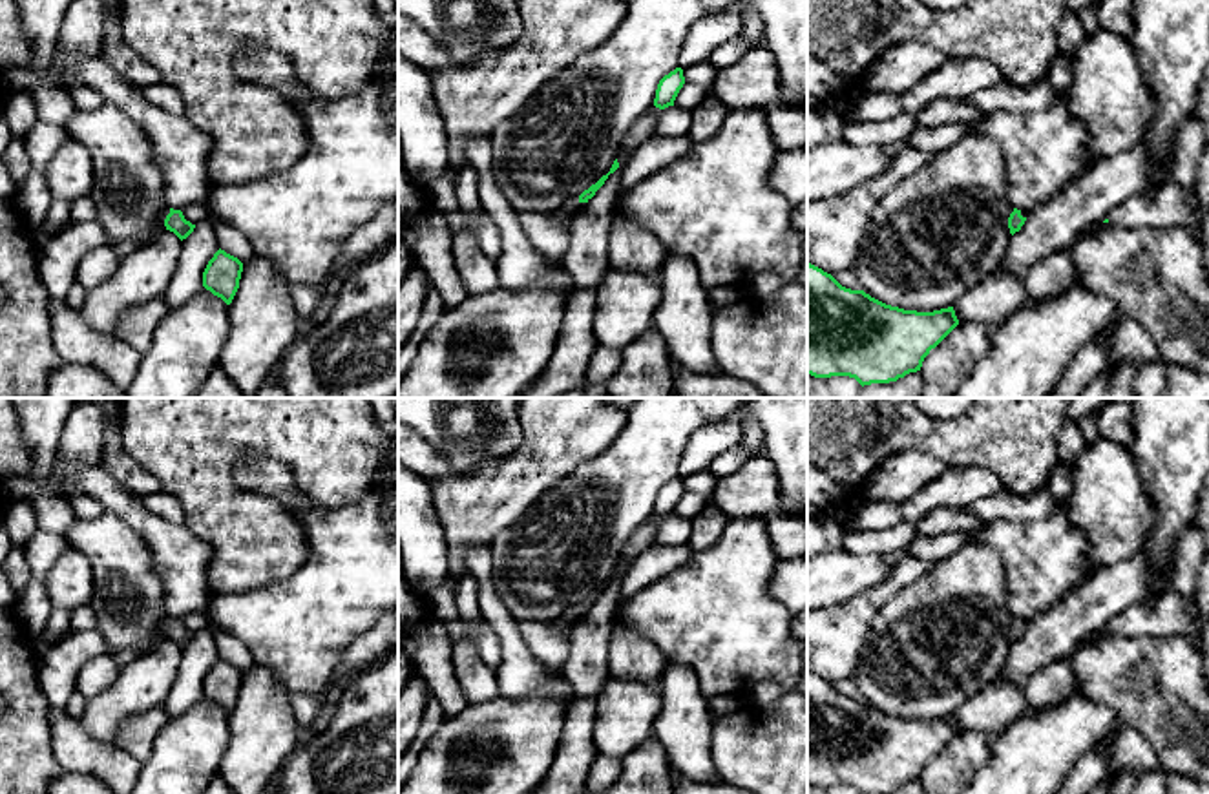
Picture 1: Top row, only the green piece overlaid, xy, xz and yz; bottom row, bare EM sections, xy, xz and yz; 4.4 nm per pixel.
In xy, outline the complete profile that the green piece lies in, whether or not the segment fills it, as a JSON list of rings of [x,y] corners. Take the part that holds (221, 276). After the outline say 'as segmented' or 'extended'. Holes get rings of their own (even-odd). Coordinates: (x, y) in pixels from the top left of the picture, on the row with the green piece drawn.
[[[219,248],[203,272],[203,287],[230,305],[239,288],[241,272],[243,263]]]; as segmented

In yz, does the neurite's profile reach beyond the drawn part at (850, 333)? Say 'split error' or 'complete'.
complete

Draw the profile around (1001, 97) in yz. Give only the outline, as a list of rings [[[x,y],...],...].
[[[1046,77],[1026,88],[1001,82],[964,99],[937,99],[930,102],[915,113],[915,126],[972,124],[993,111],[1034,113],[1048,108],[1056,97],[1057,93]]]

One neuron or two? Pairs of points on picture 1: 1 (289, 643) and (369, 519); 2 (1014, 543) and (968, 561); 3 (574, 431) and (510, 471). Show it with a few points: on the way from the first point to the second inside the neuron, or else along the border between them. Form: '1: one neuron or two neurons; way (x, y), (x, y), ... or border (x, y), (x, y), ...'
1: one neuron; way (318, 612), (344, 586), (369, 550)
2: two neurons; border (970, 541), (992, 546), (999, 553), (1007, 592)
3: one neuron; way (557, 444), (526, 471)

